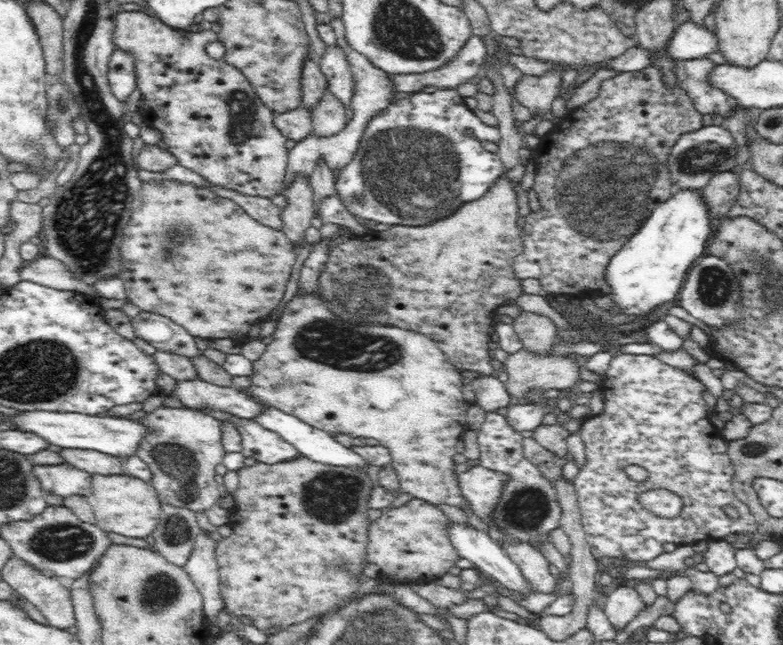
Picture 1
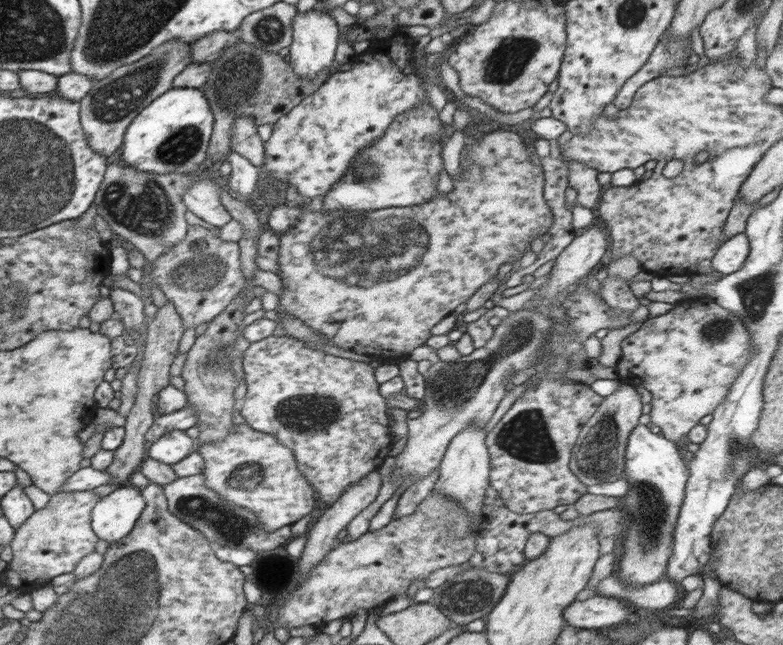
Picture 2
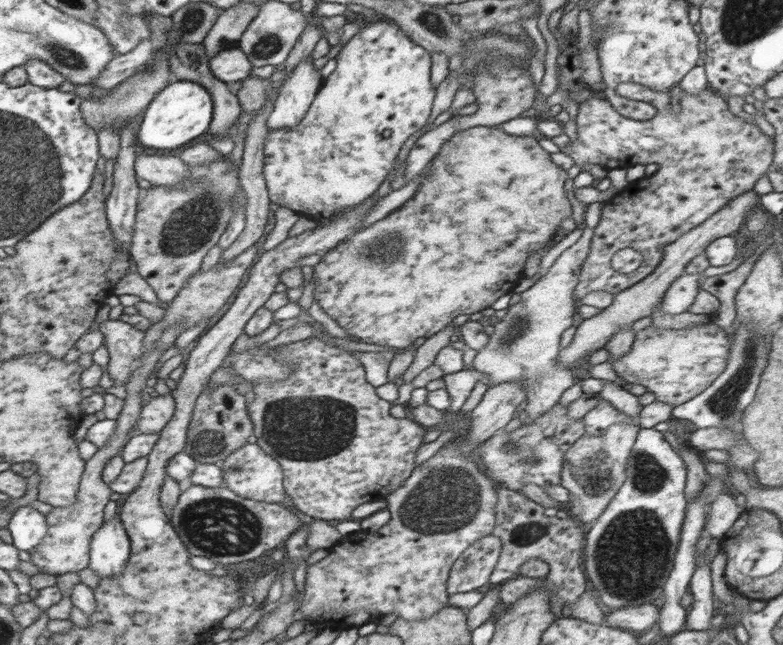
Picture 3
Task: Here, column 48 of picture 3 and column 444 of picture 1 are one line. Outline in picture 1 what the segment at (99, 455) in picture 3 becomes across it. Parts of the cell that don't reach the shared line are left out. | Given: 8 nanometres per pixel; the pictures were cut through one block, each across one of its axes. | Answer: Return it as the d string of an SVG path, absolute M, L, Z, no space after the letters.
M416 497L398 508L386 508L369 526L366 561L378 565L380 576L395 584L438 578L456 567L461 559L447 537L447 525L450 524L438 505Z

